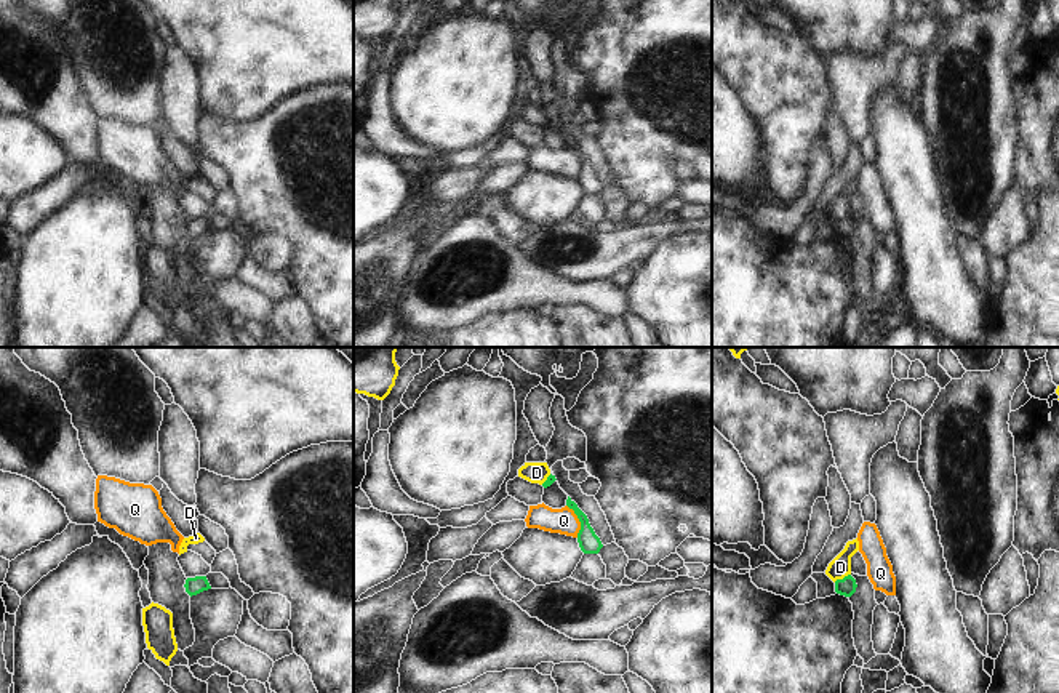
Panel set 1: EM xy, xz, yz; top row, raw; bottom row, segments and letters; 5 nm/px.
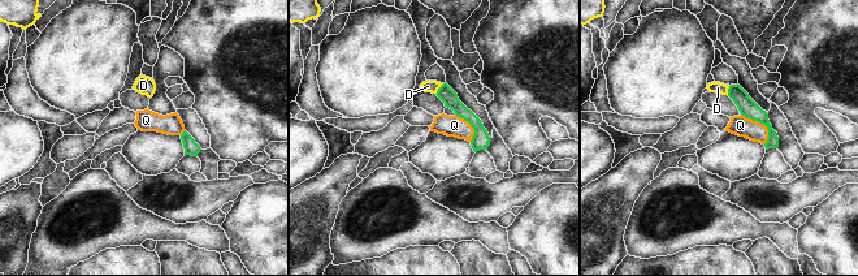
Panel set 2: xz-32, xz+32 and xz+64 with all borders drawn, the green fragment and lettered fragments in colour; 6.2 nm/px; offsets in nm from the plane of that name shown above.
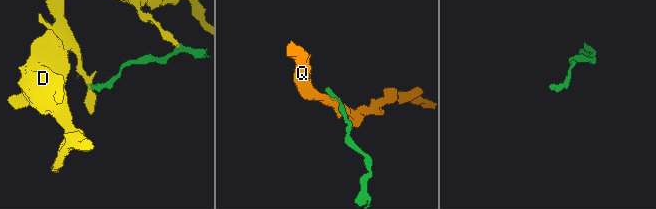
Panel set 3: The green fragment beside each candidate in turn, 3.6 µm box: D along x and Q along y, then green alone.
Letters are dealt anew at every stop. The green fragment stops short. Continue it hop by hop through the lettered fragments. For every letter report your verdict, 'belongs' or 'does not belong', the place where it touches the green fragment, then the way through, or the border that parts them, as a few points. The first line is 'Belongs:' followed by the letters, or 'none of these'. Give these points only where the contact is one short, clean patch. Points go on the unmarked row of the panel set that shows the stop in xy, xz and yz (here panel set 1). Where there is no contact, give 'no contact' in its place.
Belongs: none of these
D: does not belong; contact yz (843, 220); border yz (850, 215), (834, 223)
Q: does not belong; contact xz (579, 162); border xz (567, 146), (579, 164), (578, 178)

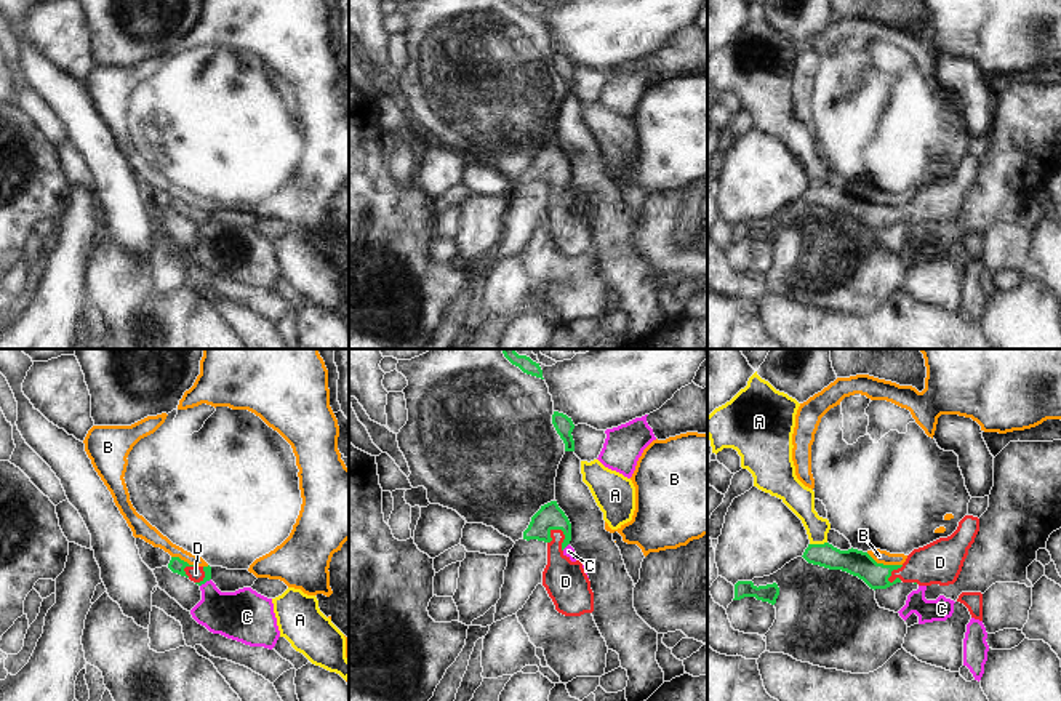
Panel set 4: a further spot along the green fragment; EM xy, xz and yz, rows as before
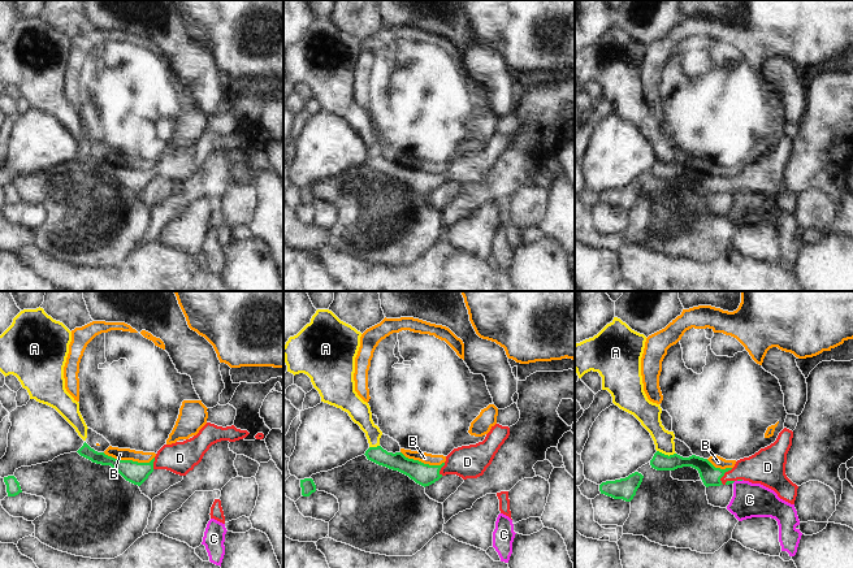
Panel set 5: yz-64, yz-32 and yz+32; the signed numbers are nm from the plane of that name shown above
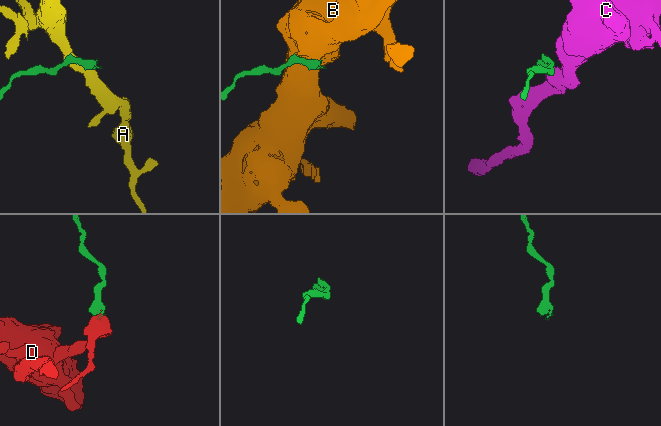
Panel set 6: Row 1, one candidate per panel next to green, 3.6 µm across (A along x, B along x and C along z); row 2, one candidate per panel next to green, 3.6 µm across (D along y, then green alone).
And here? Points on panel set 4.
Belongs: D
A: does not belong; contact yz (818, 186); border yz (826, 183), (810, 186)
B: does not belong; contact yz (882, 205); border yz (866, 194), (877, 204), (901, 207)
C: does not belong; contact xz (565, 188); border xz (568, 184), (562, 191)
D: belongs; contact xz (565, 178); way xz (549, 159), (565, 178), (557, 186), (565, 223)

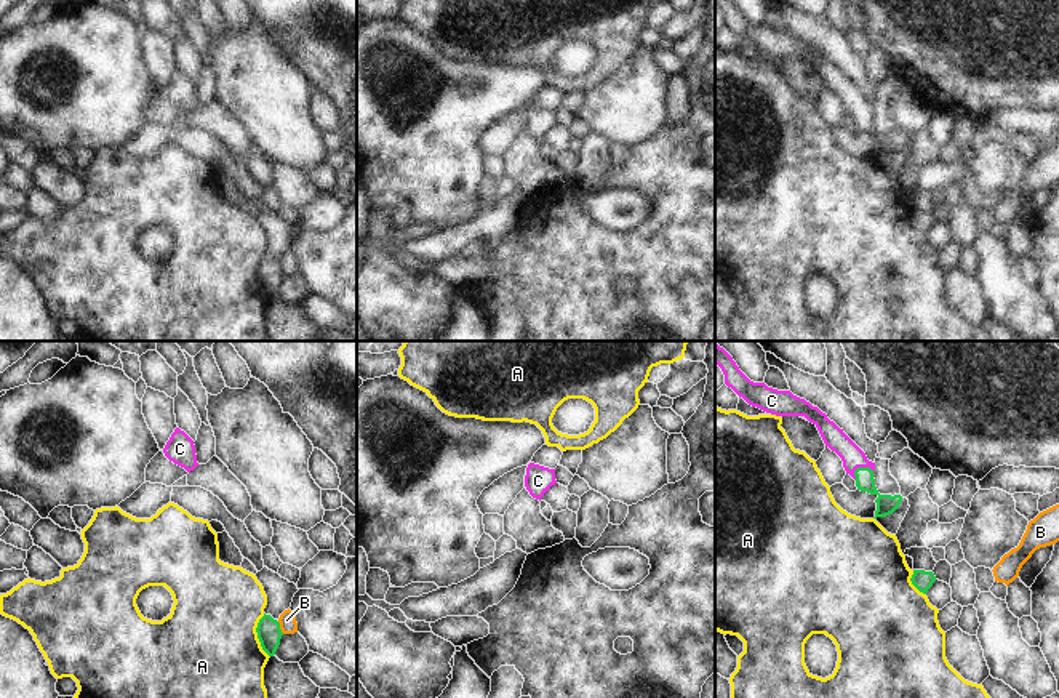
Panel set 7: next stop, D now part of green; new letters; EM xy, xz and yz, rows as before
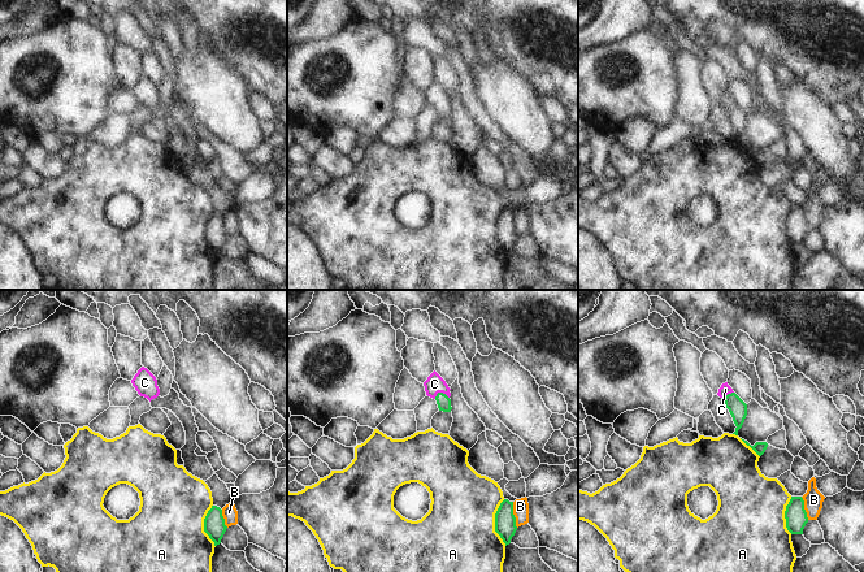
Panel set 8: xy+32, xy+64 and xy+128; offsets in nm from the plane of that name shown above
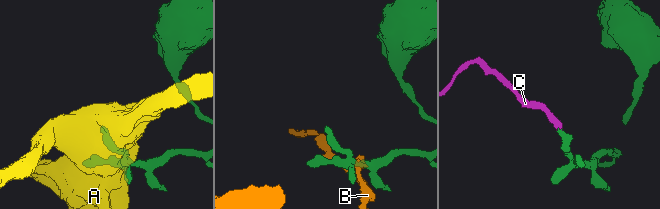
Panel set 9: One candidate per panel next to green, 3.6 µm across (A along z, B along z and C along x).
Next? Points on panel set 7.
Belongs: C
A: does not belong; contact xy (258, 277)
B: does not belong; contact xy (279, 269)
C: belongs; contact yz (861, 109); way yz (887, 146), (864, 122), (861, 109), (834, 79)

